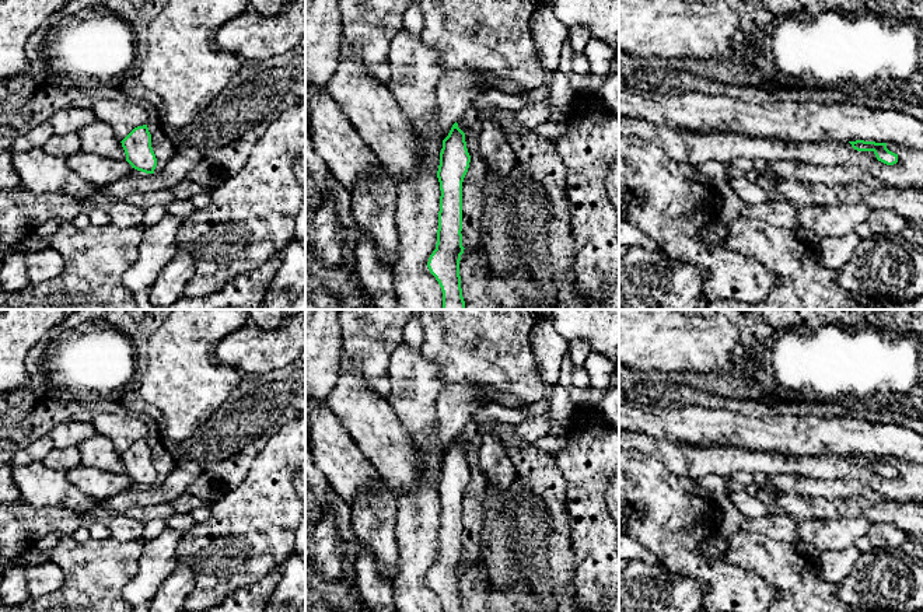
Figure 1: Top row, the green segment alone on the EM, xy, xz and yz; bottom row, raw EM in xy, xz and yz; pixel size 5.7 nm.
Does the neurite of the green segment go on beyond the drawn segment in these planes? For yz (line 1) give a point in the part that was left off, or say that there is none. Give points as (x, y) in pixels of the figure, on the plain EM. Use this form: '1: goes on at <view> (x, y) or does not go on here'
1: does not go on here

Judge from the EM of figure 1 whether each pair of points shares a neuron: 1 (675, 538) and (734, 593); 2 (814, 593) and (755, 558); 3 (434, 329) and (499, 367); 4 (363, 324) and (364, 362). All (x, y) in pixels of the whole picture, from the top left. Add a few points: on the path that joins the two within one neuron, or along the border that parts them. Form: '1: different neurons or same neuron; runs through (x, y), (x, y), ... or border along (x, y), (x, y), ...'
1: same neuron; runs through (689, 552), (720, 579)
2: same neuron; runs through (800, 584), (778, 562), (769, 559)
3: same neuron; runs through (450, 335), (455, 335), (471, 350), (483, 352)
4: same neuron; runs through (364, 334), (364, 352)

